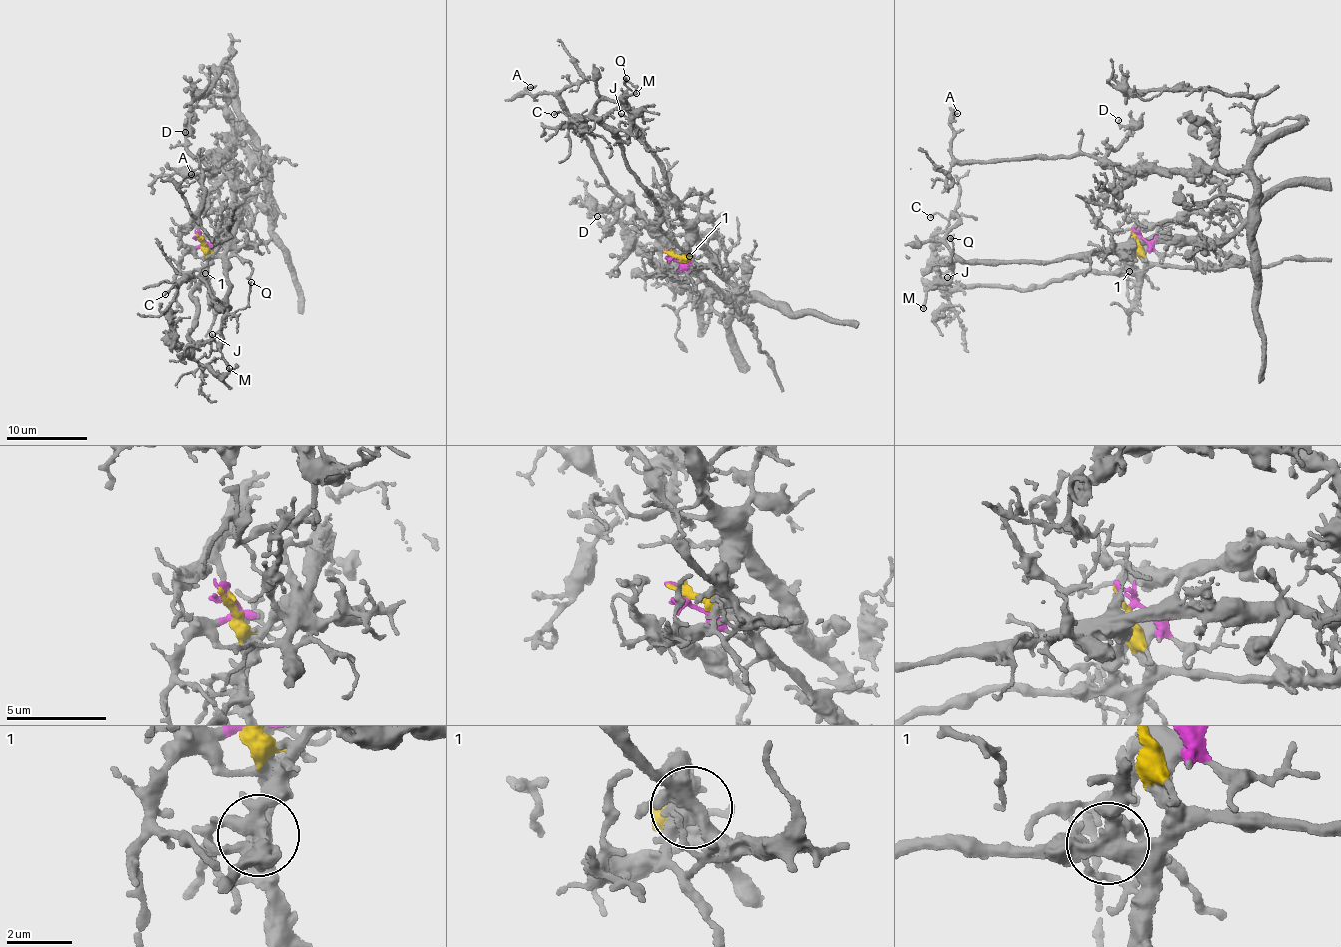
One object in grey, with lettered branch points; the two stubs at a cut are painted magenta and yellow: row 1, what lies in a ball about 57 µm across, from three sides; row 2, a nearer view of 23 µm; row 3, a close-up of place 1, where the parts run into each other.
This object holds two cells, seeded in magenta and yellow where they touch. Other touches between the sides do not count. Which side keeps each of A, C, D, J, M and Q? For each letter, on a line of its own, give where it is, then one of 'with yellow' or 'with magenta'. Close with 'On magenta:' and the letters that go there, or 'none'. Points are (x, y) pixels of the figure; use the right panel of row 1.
A: (957, 113) | with magenta
C: (930, 217) | with magenta
D: (1118, 120) | with magenta
J: (947, 277) | with yellow
M: (923, 308) | with magenta
Q: (950, 238) | with magenta
On magenta: A, C, D, M, Q

